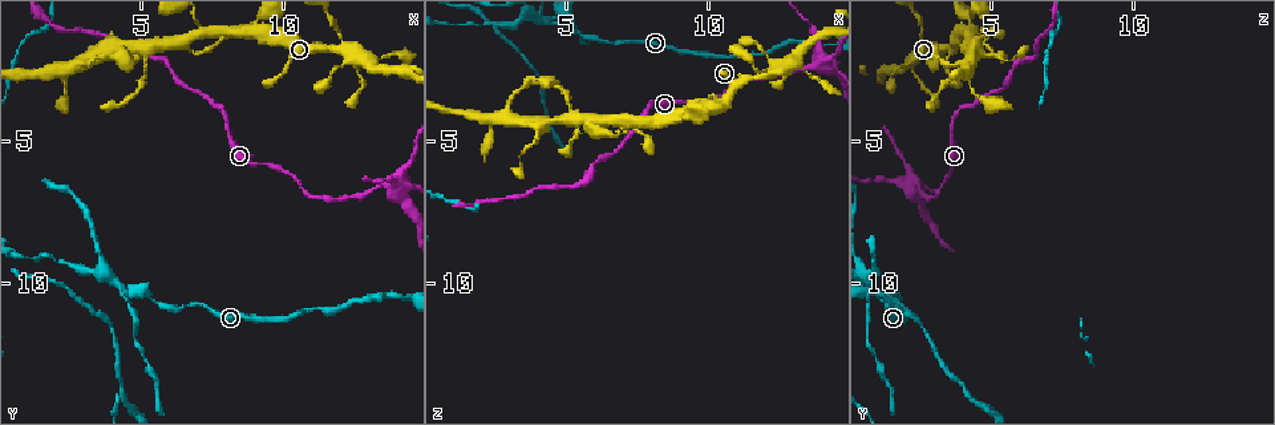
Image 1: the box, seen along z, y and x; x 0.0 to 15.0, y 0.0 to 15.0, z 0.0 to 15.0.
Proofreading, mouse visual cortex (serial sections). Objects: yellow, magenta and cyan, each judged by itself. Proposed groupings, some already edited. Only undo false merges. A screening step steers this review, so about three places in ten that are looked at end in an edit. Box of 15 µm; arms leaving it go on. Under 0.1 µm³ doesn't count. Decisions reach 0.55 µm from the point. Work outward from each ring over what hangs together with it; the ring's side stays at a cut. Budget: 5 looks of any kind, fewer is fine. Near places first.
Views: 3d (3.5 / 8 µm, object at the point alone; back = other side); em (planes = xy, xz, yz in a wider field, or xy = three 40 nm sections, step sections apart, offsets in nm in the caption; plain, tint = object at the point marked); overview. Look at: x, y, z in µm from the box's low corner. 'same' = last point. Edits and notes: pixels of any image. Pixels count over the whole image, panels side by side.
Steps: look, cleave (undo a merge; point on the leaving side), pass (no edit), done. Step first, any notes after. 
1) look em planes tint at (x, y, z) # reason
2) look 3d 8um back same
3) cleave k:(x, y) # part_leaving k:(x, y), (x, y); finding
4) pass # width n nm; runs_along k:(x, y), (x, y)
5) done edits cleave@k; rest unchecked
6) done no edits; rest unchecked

look 3d 3.5um at (7.4, 1.1, 4.2) # abrupt turn

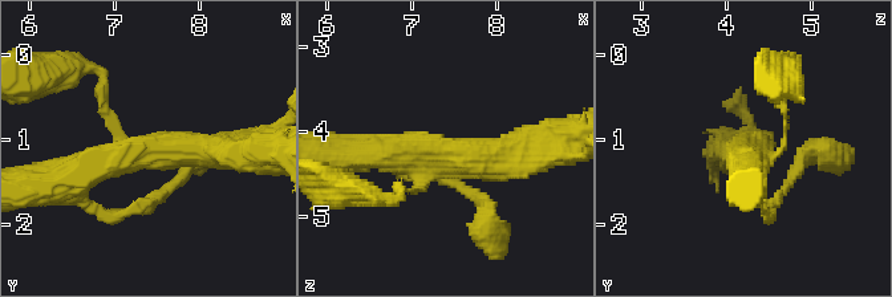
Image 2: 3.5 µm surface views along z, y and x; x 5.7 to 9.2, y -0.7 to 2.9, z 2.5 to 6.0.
look em xy step 2 tint at (7.30, 1.15, 4.30) # arms 3; arm_widths 100, 400, 400 nm; now the EM

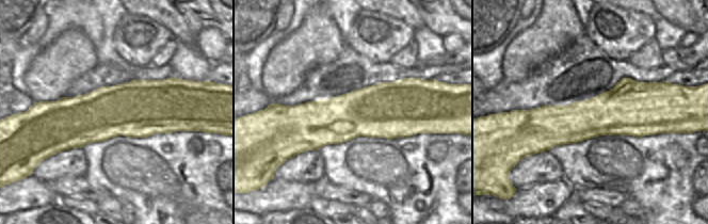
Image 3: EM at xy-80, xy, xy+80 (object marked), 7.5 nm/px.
look em xy step 1 tint same # another direction

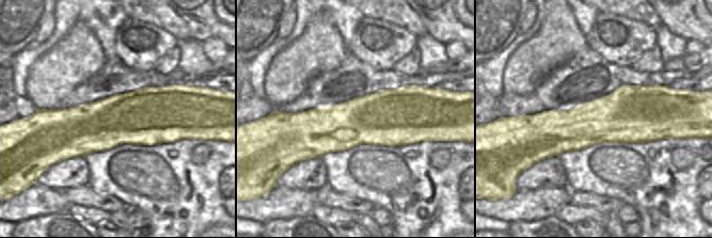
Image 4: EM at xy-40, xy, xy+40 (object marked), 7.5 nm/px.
pass # runs_along 2:(235, 150), (133, 154), (60, 183); continuous, no second cell

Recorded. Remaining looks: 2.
look 3d 3.5um at (3.9, 1.9, 2.9) # a narrow waist

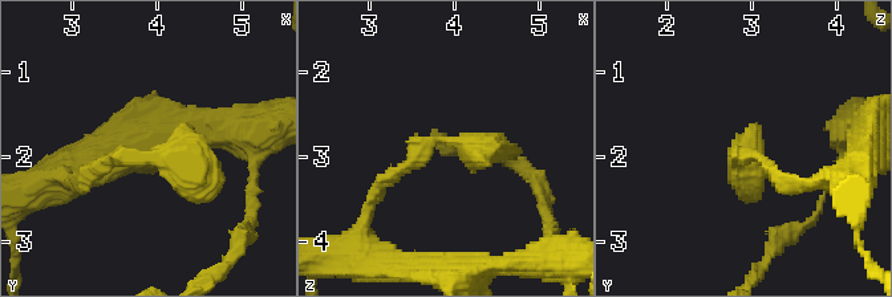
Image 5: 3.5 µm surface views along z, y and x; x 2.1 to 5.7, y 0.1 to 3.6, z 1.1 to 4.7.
look em planes tint at (3.95, 2.05, 2.85)

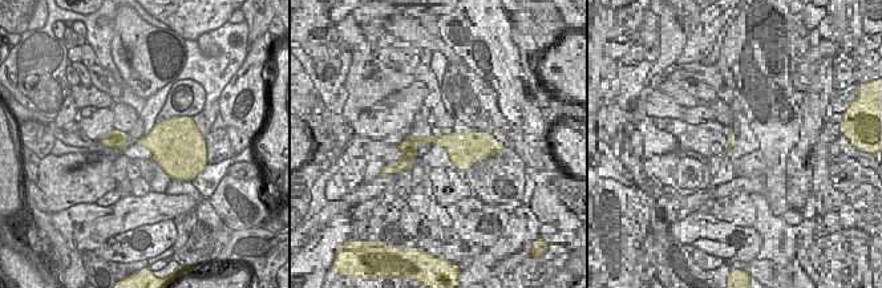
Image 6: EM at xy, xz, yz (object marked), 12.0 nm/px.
pass # runs_along 5:(377, 188), (430, 141), (515, 158); one cell here

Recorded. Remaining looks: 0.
done no edits; rest unchecked

